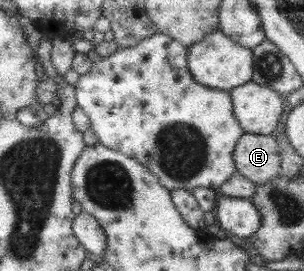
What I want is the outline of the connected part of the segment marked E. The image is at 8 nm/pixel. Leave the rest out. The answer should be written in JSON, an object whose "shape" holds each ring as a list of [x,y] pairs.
{"shape":[[[245,133],[235,152],[238,172],[257,185],[282,176],[281,145],[273,135]]]}

